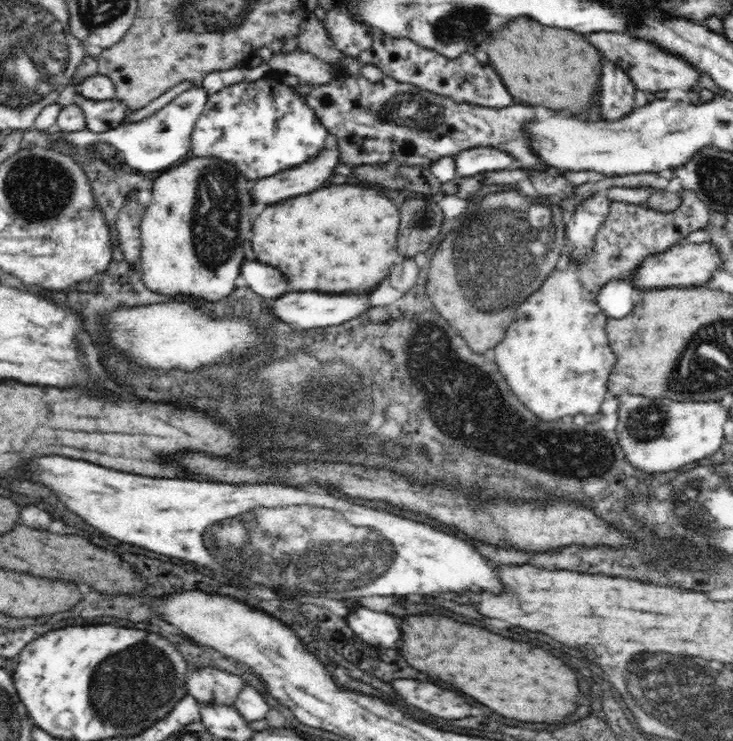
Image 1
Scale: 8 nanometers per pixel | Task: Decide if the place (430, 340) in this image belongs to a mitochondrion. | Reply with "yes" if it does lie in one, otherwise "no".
yes

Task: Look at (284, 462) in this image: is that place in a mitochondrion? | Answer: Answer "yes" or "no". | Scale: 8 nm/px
no

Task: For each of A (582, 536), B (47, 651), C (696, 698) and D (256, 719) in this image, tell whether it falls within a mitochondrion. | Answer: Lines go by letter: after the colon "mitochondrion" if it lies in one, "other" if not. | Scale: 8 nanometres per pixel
A: other
B: other
C: mitochondrion
D: other

